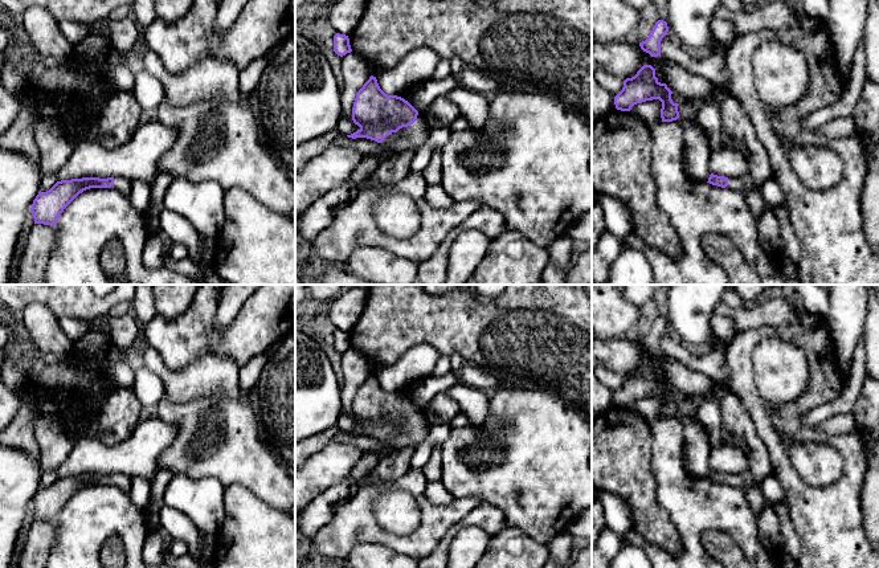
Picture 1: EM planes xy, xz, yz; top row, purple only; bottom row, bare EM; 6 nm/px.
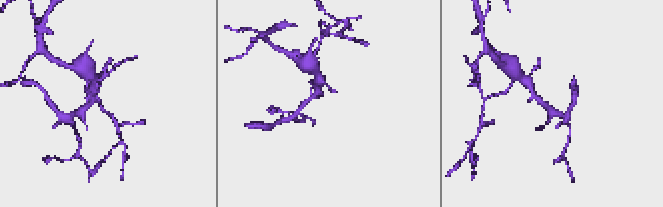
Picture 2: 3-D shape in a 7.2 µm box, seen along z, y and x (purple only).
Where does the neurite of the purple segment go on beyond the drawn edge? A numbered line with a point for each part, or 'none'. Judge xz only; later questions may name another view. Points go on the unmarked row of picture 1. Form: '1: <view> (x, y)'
1: xz (413, 433)

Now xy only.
1: xy (121, 481)

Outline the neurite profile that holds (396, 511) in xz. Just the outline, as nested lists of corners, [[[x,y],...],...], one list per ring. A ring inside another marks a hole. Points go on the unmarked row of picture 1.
[[[402,490],[383,491],[375,499],[375,516],[383,530],[394,535],[409,535],[420,524],[414,497]]]

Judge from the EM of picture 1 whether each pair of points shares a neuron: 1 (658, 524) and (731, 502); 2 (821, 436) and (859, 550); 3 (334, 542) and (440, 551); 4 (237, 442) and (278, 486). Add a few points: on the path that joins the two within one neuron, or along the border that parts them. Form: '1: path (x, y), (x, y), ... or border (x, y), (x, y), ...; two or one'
1: border (655, 493), (657, 502), (677, 531), (682, 550); two
2: path (850, 457), (849, 519); one
3: border (452, 526), (430, 554); two
4: path (245, 453), (268, 475); one

